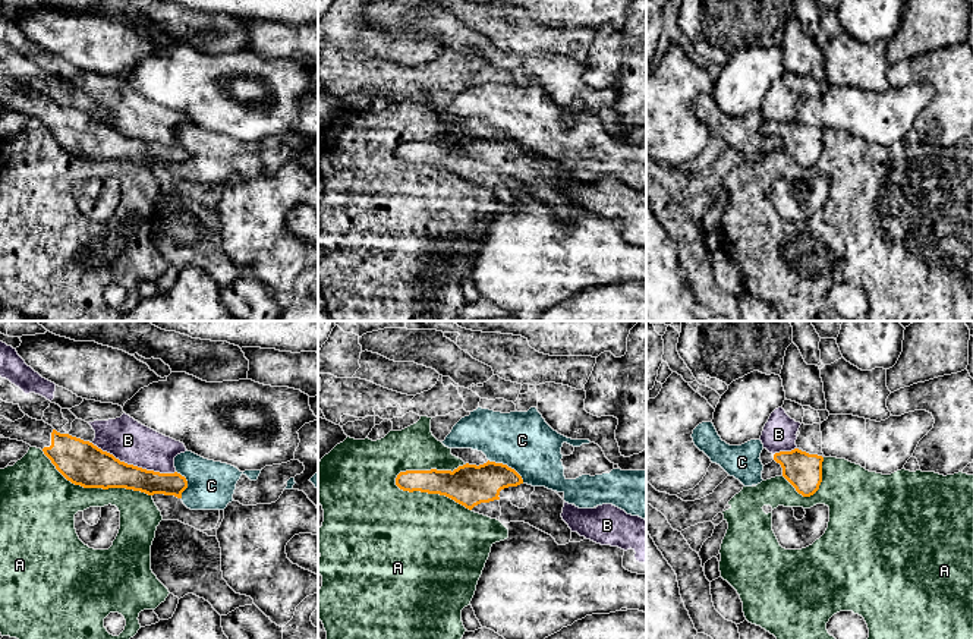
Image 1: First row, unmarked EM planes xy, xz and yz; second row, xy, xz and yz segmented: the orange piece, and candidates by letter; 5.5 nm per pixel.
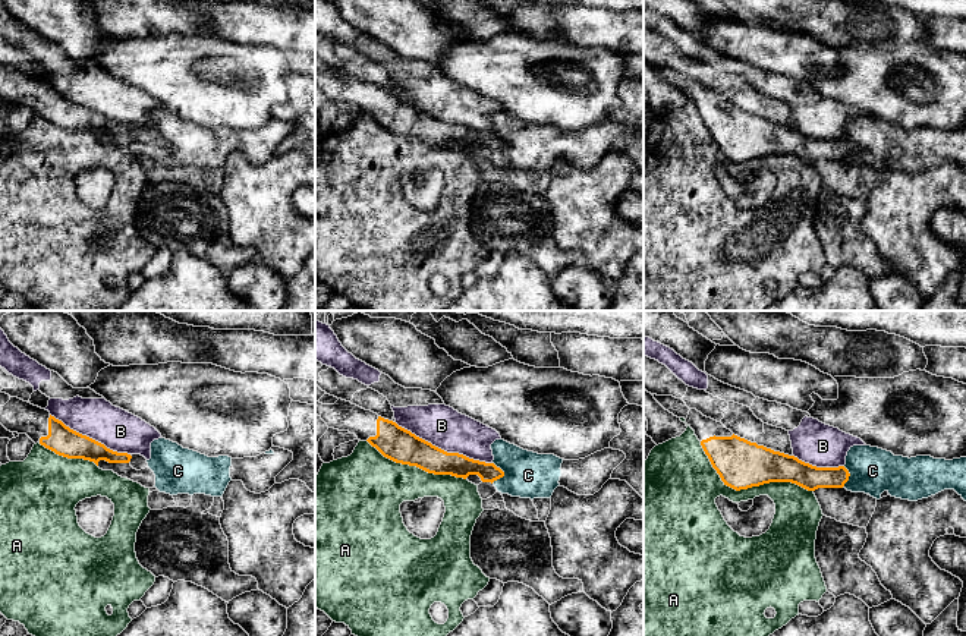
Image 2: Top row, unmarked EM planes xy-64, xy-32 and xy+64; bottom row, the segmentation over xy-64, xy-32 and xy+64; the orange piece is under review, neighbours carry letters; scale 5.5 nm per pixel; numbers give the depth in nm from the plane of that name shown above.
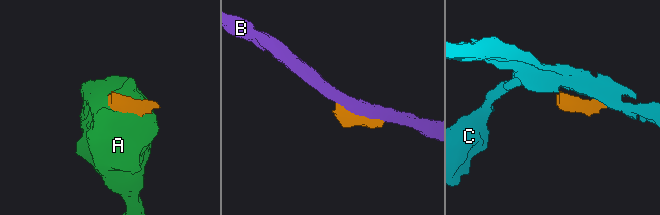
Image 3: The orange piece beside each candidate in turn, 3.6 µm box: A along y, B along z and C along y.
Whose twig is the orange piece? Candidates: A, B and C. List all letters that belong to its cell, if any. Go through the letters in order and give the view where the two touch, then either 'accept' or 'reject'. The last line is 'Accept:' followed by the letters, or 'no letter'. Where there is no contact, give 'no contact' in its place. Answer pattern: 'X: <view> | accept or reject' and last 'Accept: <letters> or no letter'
A: xz | reject
B: xy | reject
C: xz | reject
Accept: no letter

